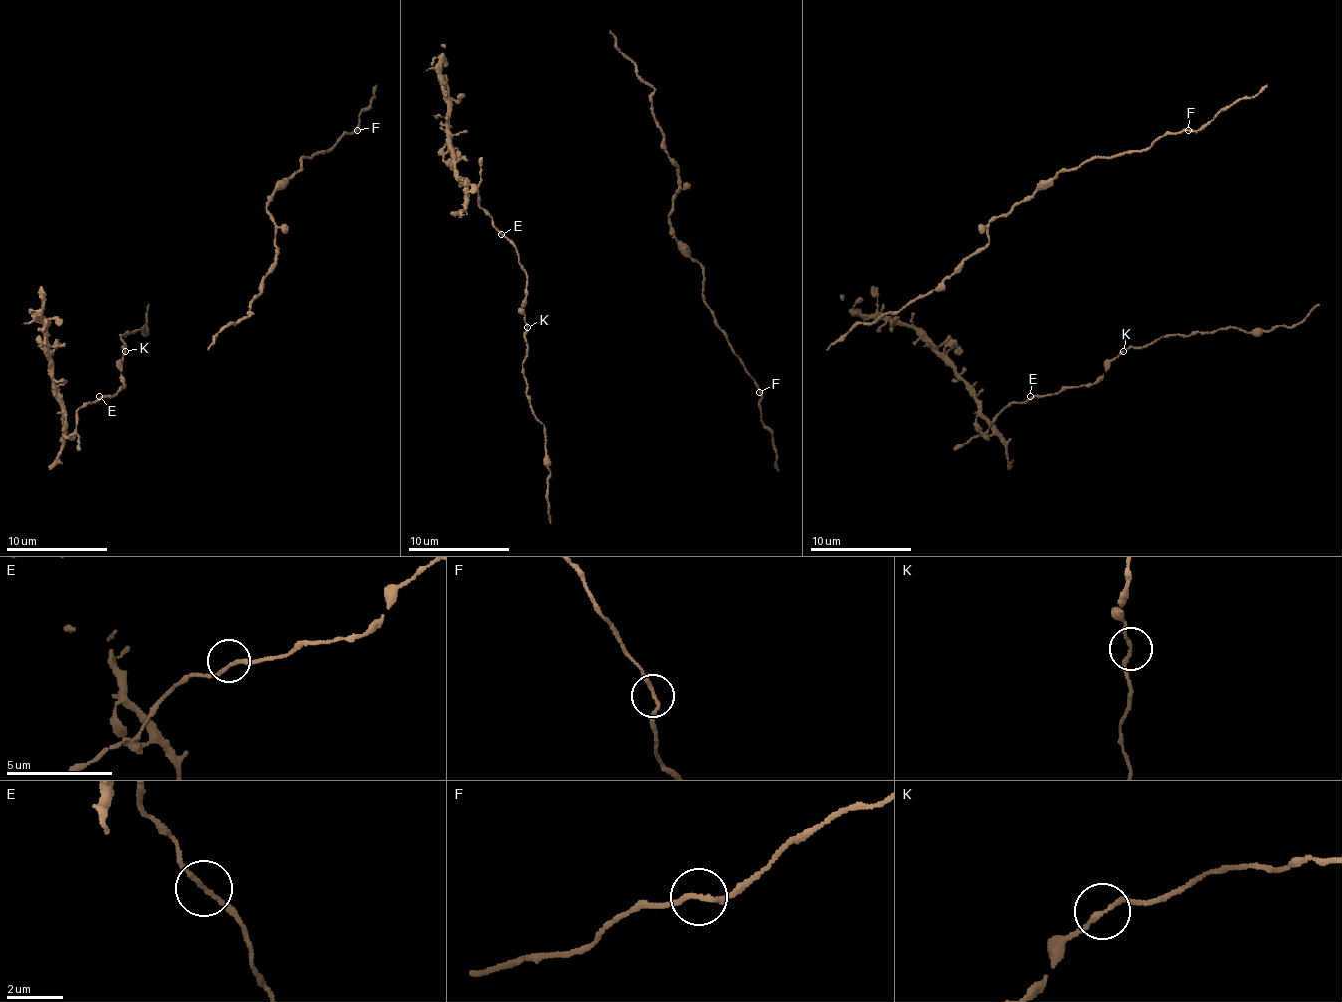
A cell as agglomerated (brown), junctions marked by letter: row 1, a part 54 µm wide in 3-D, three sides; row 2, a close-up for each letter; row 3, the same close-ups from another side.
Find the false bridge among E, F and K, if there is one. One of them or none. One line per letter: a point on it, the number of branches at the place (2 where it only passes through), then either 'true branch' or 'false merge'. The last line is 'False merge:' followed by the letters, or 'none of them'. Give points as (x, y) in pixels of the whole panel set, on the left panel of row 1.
E: place (99, 396); branches 2; true branch
F: place (357, 130); branches 2; true branch
K: place (125, 351); branches 2; true branch
False merge: none of them

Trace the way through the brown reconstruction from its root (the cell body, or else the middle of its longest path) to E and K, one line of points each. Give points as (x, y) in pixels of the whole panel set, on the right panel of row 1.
E: (890, 325), (896, 320), (908, 325), (954, 370), (992, 429), (989, 436), (987, 429), (997, 416), (1030, 396)
K: (890, 325), (908, 325), (954, 370), (992, 429), (989, 436), (989, 424), (1007, 406), (1091, 386), (1124, 350)

